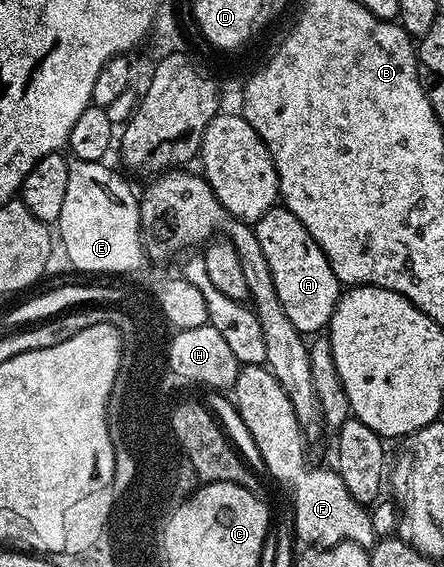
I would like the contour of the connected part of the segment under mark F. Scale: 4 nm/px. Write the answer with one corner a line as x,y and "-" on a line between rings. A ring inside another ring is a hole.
242,365
235,385
232,388
234,401
238,415
248,431
261,461
264,463
270,476
274,477
280,484
289,489
294,505
294,523
292,529
295,538
304,541
307,546
318,549
327,549
340,543
360,544
363,548
371,550
378,538
378,532
374,527
363,504
354,501
350,497
349,490
346,489
345,482
342,481
339,472
333,468
324,469
322,467
312,468
306,464
303,443
306,443
306,436
301,429
297,414
294,413
294,405
291,404
285,390
282,389
280,382
272,375
267,366

